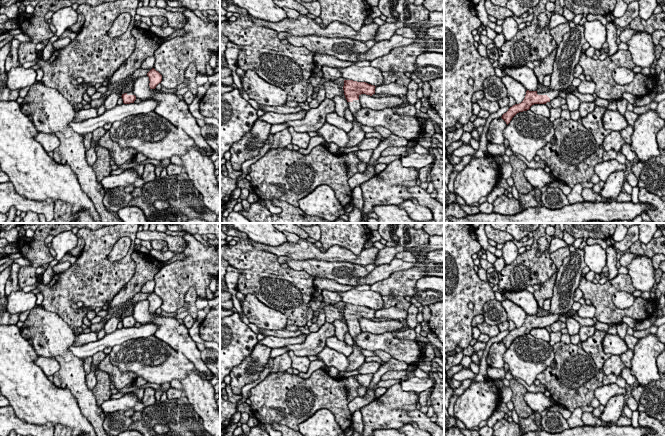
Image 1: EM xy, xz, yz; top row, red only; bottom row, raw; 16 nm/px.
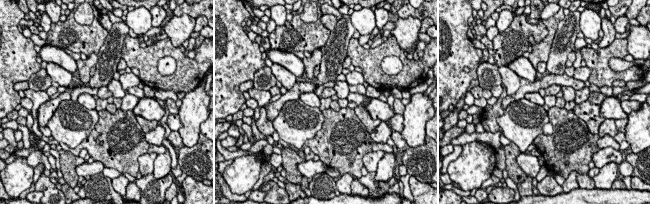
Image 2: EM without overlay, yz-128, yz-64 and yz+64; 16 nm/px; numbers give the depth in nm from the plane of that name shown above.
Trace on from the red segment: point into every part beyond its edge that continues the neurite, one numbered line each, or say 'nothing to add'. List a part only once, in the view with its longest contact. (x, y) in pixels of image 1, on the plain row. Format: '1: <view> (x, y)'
1: yz (552, 318)

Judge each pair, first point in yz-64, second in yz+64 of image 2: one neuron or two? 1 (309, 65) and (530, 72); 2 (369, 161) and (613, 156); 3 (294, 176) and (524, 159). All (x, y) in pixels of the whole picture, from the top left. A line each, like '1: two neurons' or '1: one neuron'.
1: two neurons
2: one neuron
3: two neurons

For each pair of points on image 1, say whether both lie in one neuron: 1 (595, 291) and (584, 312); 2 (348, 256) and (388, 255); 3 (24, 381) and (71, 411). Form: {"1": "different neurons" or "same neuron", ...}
{"1": "different neurons", "2": "different neurons", "3": "same neuron"}

